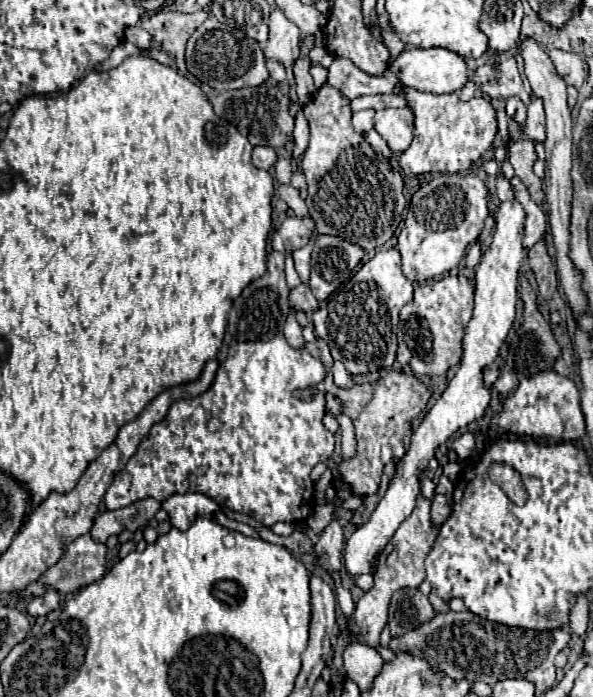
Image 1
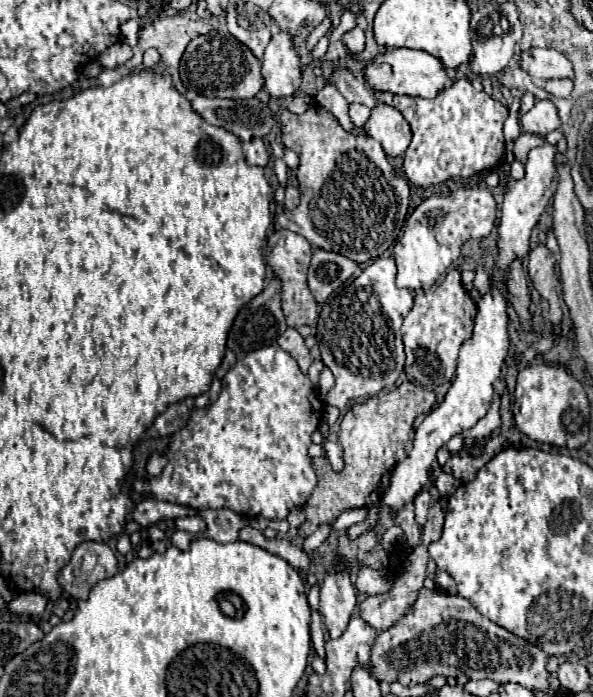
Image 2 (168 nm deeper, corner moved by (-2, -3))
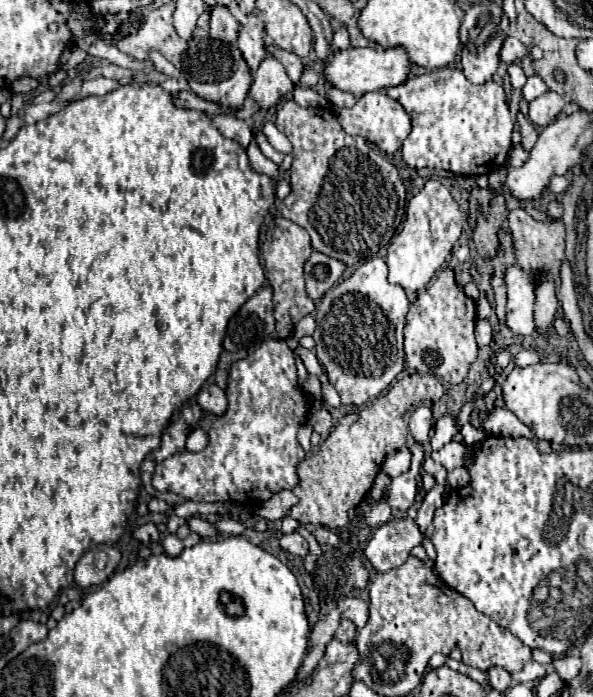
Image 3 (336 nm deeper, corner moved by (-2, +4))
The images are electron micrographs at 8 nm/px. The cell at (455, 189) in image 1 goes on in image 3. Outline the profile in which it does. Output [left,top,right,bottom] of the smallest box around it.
[386,180,460,294]

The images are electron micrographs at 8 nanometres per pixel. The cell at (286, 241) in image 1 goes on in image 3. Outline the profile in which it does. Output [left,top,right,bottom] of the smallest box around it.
[260,216,314,340]

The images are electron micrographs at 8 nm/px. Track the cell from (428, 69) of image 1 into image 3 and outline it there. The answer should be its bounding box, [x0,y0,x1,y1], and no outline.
[322,48,412,96]

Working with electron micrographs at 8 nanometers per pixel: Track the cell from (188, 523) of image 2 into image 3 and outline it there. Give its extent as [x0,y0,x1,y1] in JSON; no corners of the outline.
[216,520,246,536]

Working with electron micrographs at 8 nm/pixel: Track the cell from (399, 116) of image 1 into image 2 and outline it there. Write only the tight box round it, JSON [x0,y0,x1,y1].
[364,103,412,157]

